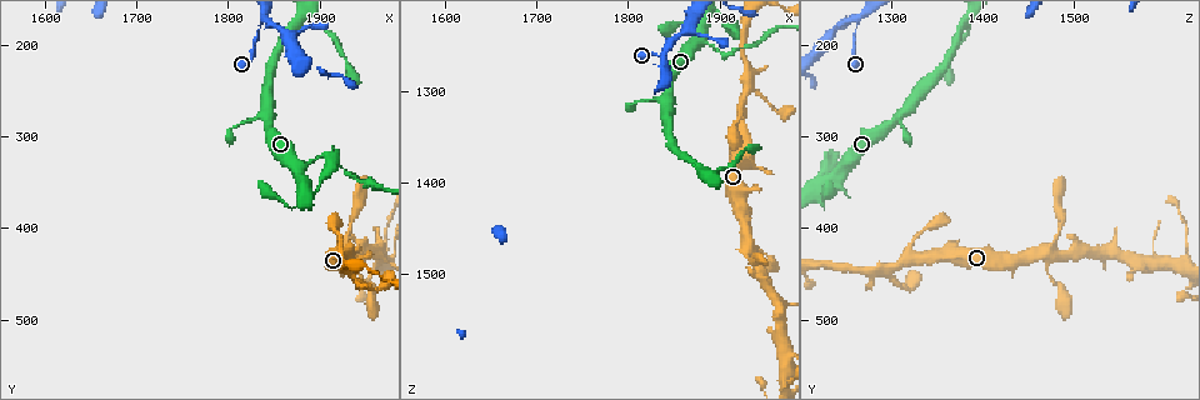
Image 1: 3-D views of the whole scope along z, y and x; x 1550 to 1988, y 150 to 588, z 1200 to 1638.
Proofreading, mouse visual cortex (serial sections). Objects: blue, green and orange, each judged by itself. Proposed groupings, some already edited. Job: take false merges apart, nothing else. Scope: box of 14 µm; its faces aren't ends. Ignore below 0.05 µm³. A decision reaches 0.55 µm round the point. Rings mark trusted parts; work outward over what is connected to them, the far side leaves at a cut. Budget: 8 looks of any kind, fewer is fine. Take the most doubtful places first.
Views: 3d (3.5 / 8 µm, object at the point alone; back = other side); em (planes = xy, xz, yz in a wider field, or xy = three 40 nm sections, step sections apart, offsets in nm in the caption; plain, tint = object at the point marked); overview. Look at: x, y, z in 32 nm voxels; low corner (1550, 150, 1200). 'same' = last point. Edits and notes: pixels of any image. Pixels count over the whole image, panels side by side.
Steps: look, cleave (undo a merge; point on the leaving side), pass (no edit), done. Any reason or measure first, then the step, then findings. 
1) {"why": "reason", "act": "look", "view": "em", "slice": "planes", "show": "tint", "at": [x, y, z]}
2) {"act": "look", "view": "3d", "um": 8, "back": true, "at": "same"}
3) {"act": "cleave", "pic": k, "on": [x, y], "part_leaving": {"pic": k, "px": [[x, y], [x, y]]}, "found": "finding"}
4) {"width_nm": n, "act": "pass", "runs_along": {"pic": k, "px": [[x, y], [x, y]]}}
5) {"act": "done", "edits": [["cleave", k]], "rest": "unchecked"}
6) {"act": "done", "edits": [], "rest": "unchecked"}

{"why": "sharp bend", "act": "look", "view": "3d", "um": 3.5, "at": [1930, 450, 1295]}

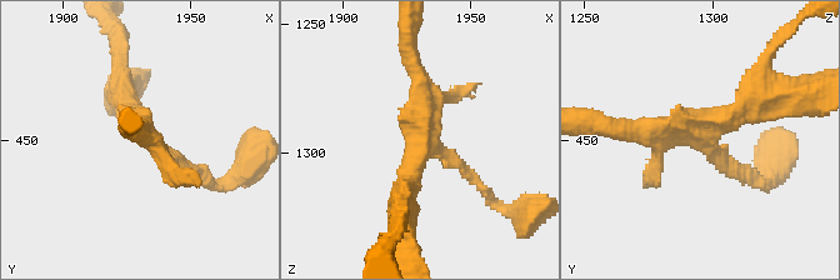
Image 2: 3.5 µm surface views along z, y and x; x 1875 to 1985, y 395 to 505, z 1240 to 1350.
{"act": "look", "view": "em", "slice": "xy", "step": 5, "show": "tint", "at": [1934, 447, 1298]}

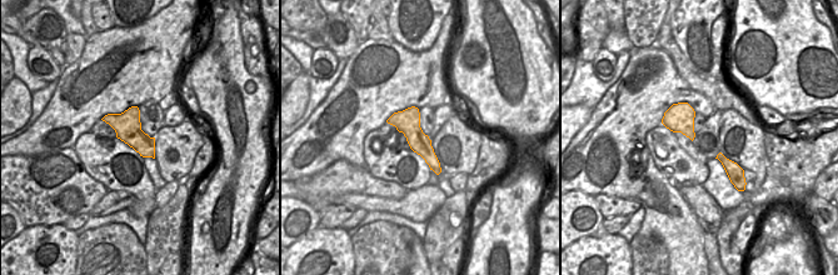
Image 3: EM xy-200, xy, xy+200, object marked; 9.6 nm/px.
{"act": "pass", "found": "all the same cell"}

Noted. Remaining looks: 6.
{"why": "abrupt turn", "act": "look", "view": "3d", "um": 3.5, "at": [1905, 320, 1260]}

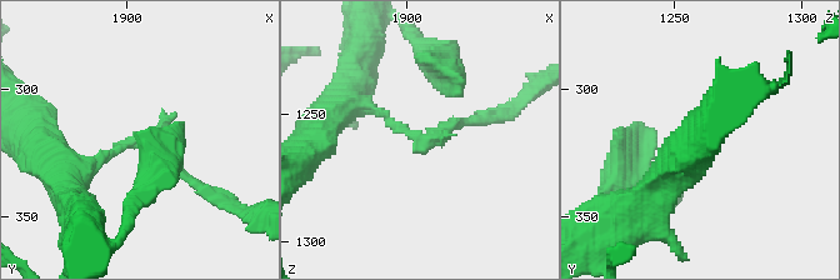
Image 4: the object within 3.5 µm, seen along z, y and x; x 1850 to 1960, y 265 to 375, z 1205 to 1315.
{"arm_widths_nm": [100, 200], "act": "look", "view": "em", "slice": "planes", "show": "tint", "at": "same"}

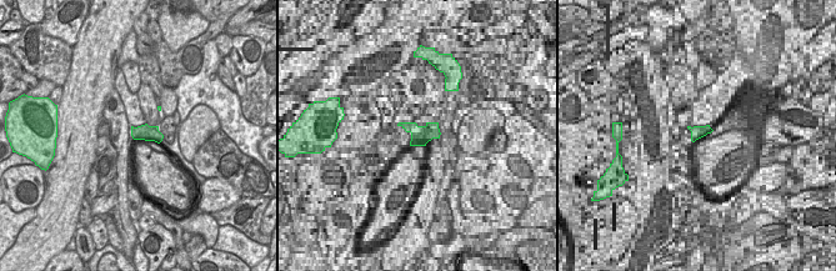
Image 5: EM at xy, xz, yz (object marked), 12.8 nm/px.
{"act": "cleave", "pic": 4, "on": [448, 129], "part_leaving": {"pic": 4, "px": [[408, 131], [508, 115]]}, "found": "a second cell is stuck on"}

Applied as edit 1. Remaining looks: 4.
{"why": "abrupt turn", "act": "look", "view": "3d", "um": 3.5, "at": [1945, 420, 1500]}

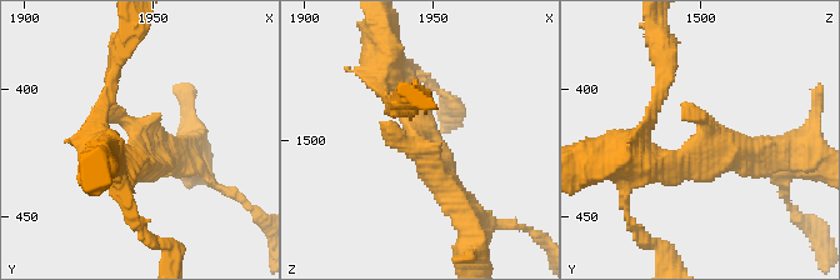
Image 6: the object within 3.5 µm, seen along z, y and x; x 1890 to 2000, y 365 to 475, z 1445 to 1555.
{"why": "shape alone is not enough", "act": "look", "view": "em", "slice": "xy", "step": 1, "show": "plain", "at": [1944, 424, 1500]}

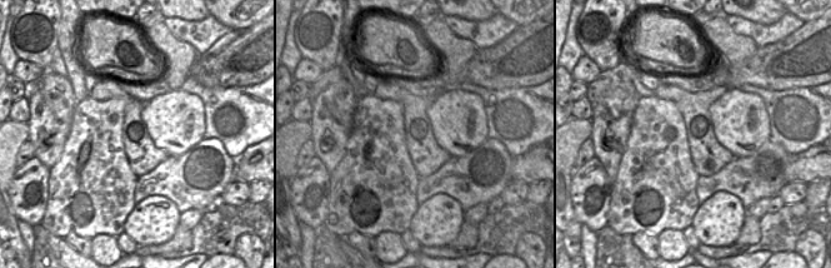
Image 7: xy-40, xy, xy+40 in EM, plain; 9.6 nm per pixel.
{"act": "look", "view": "em", "slice": "xy", "step": 1, "show": "tint", "at": "same"}

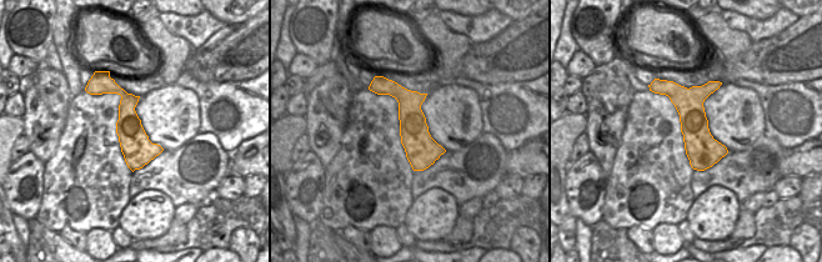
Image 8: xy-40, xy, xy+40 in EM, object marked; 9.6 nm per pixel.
{"width_nm": 320, "act": "pass", "runs_along": {"pic": 6, "px": [[630, 160], [685, 164], [708, 123], [681, 106]]}, "found": "one cell here"}

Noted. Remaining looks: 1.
{"act": "done", "edits": [["cleave", 4]], "rest": "unchecked"}

